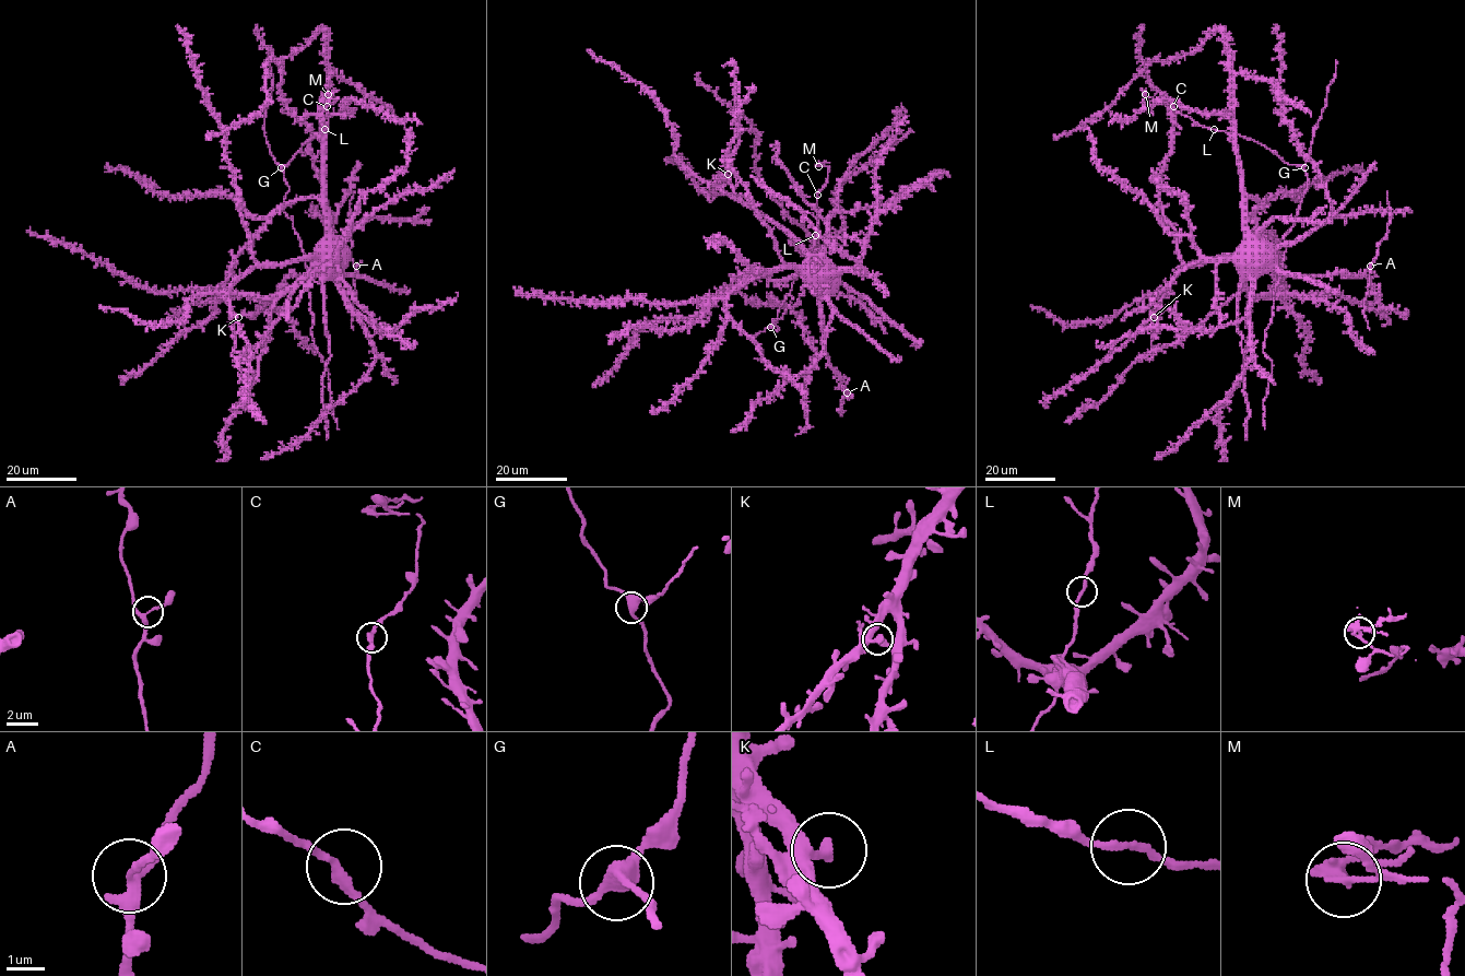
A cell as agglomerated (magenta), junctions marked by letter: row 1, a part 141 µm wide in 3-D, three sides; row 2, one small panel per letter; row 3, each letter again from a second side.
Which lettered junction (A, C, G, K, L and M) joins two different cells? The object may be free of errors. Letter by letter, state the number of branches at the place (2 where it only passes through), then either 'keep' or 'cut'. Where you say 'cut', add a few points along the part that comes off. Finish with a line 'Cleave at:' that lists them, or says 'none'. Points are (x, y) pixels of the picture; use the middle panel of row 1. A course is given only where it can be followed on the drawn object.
A: 3 branches meet; keep
C: 2 branches meet; keep
G: 3 branches meet; keep
K: 2 branches meet; keep
L: 2 branches meet; keep
M: 3 branches meet; cut
Cleave at: M

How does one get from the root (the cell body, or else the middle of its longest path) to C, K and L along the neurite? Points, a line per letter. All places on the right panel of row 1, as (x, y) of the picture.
C: (1242, 256), (1253, 243), (1253, 236), (1247, 224), (1243, 169), (1237, 144), (1225, 131), (1196, 124), (1173, 106)
K: (1242, 256), (1236, 261), (1216, 257), (1188, 263), (1167, 290), (1154, 317)
L: (1242, 256), (1253, 243), (1247, 224), (1243, 169), (1233, 140), (1225, 131), (1214, 129)

